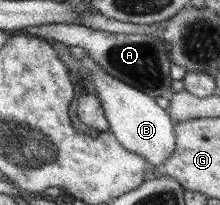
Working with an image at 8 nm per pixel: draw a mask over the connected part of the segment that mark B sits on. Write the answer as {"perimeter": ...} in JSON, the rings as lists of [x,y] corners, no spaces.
{"perimeter":[[[69,47],[69,50],[77,59],[84,62],[85,68],[92,70],[91,85],[104,111],[108,123],[107,131],[111,132],[116,137],[117,143],[129,150],[129,153],[136,153],[155,169],[162,167],[176,147],[175,125],[168,112],[159,108],[155,99],[148,97],[144,91],[133,89],[118,78],[105,73],[95,61],[88,59],[88,53],[85,53],[84,49]]]}

